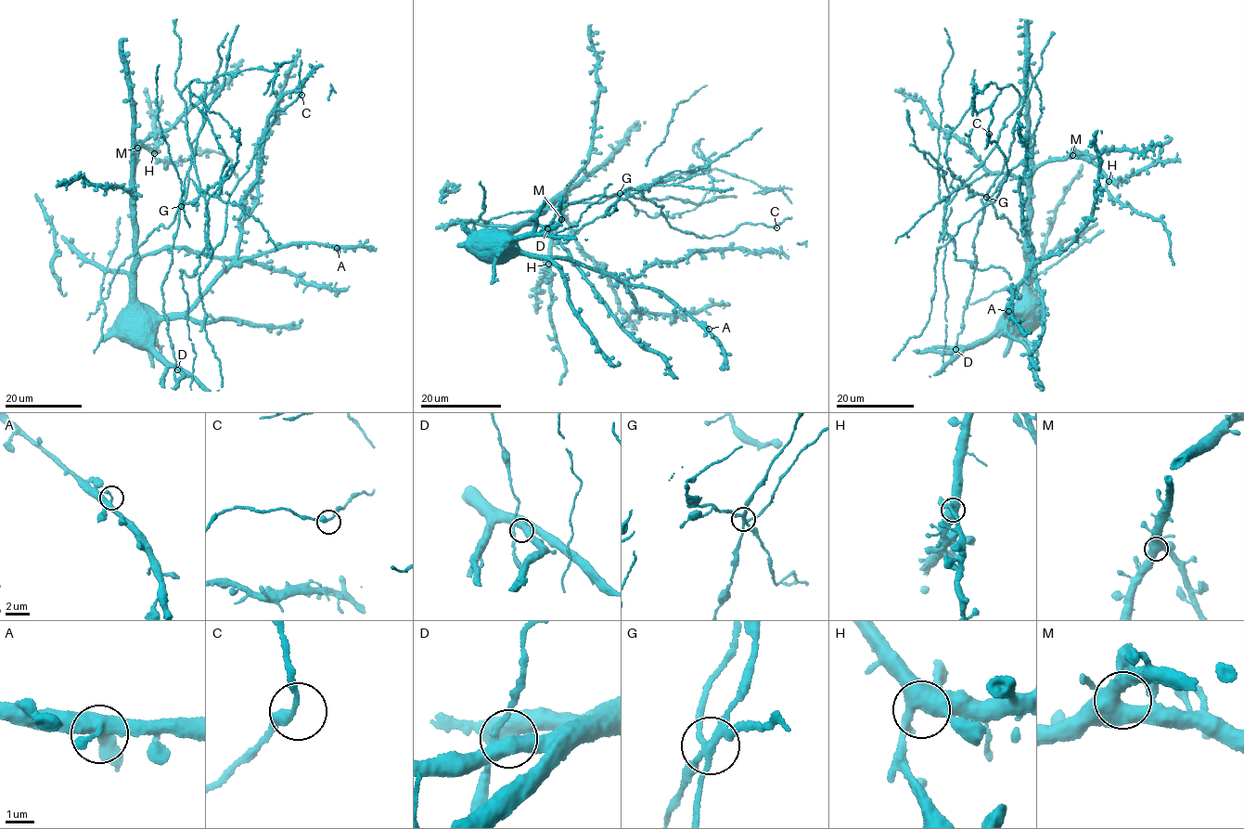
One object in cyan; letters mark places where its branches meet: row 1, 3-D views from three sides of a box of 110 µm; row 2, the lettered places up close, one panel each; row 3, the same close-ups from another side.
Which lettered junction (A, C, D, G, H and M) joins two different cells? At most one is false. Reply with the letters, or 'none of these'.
G

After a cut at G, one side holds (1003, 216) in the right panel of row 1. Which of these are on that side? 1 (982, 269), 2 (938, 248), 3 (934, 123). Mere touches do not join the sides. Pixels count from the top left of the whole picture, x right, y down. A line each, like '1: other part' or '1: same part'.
1: same part
2: other part
3: other part

